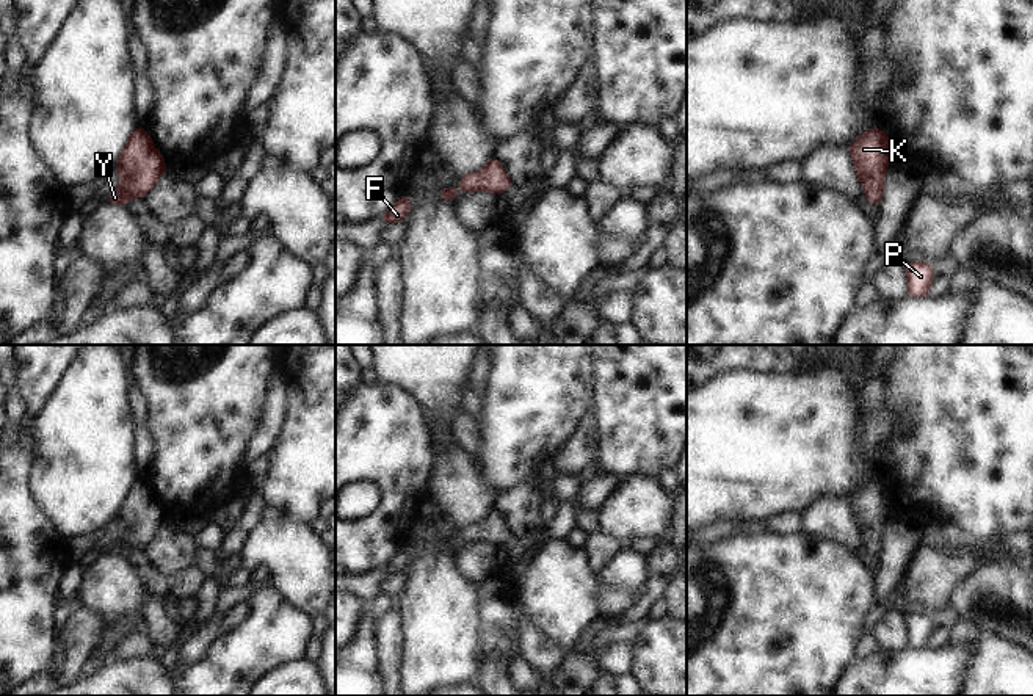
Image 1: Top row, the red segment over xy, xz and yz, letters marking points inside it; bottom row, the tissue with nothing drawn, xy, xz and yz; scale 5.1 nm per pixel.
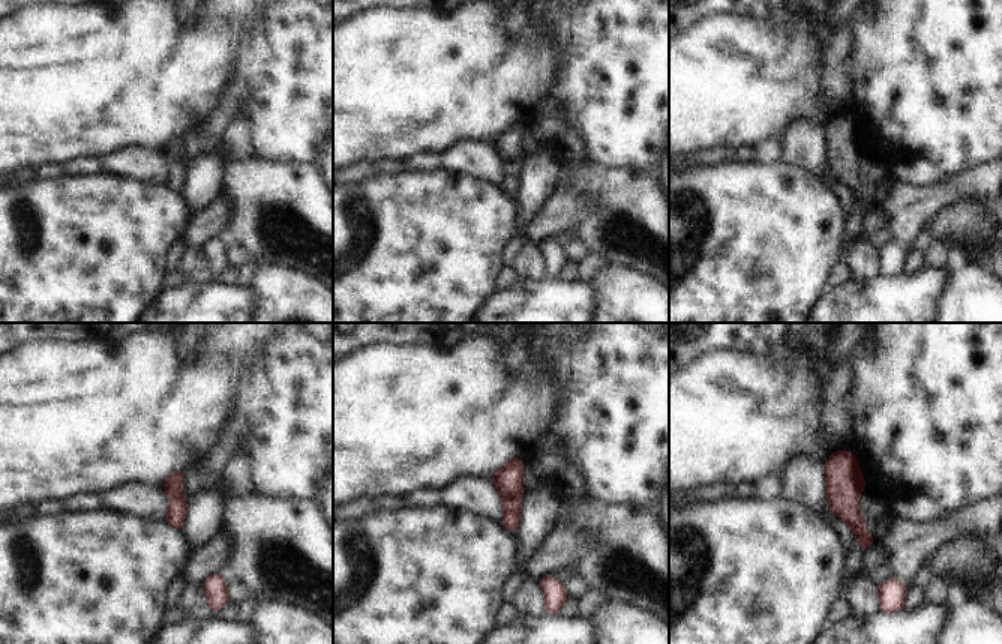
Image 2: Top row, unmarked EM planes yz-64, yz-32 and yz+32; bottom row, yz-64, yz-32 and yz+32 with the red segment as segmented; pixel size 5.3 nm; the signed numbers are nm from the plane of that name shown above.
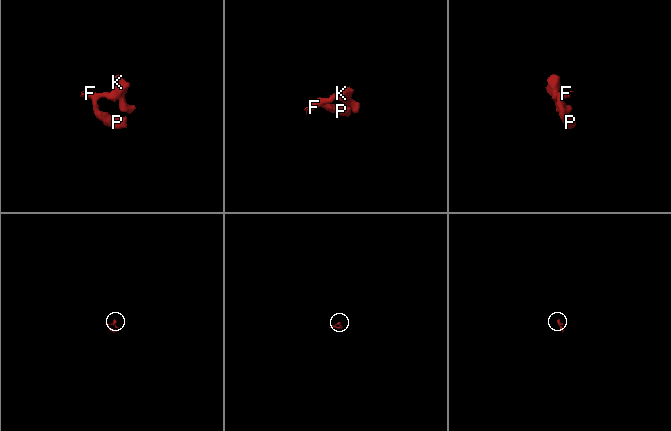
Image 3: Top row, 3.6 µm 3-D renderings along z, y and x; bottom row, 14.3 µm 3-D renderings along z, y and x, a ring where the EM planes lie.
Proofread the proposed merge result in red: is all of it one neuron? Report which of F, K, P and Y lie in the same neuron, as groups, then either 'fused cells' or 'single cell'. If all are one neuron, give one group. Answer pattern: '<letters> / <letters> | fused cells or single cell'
F K P Y | single cell

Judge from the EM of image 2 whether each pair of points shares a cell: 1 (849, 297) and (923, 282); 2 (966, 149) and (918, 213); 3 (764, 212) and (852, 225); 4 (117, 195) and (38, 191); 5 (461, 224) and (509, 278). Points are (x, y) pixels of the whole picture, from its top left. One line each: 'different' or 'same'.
1: same
2: different
3: different
4: same
5: different

